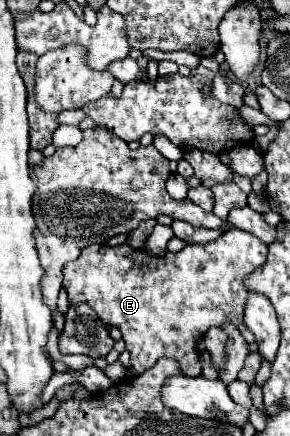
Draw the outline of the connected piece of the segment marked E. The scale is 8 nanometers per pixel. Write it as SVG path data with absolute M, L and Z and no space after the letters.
M226 230L218 240L198 246L190 244L178 254L166 252L164 256L150 256L146 250L134 250L128 244L122 246L90 246L84 248L80 258L66 264L64 268L64 284L68 290L70 304L88 302L94 312L108 326L118 326L122 338L126 342L126 350L130 352L132 368L142 374L150 366L156 364L158 358L170 356L176 358L182 372L188 376L200 376L202 366L196 360L196 344L192 340L200 338L208 328L220 326L222 320L232 320L242 328L242 336L246 340L254 340L254 334L242 324L242 312L246 302L246 286L244 278L250 276L256 268L266 262L268 246L260 242L256 236L246 234L244 230Z

